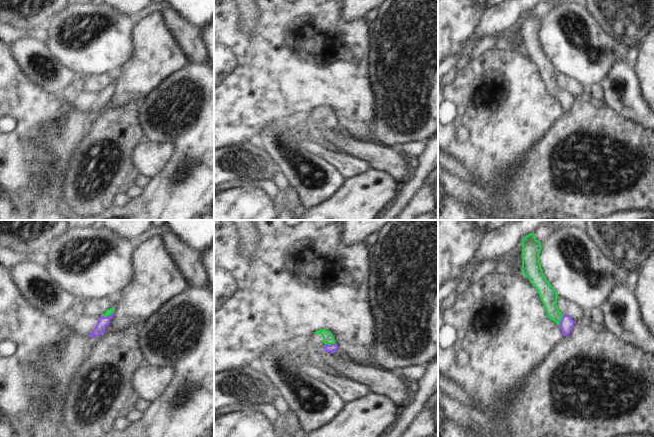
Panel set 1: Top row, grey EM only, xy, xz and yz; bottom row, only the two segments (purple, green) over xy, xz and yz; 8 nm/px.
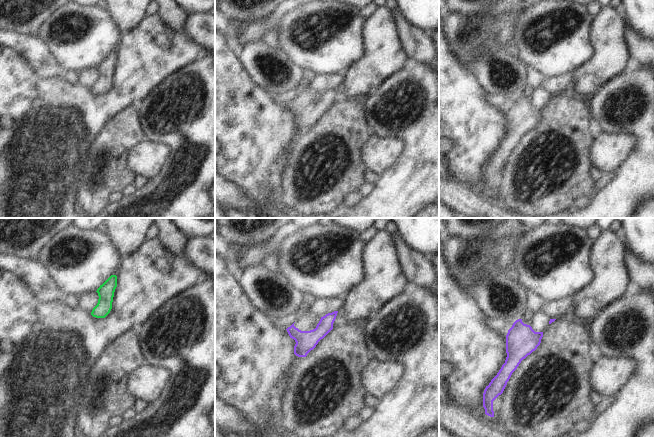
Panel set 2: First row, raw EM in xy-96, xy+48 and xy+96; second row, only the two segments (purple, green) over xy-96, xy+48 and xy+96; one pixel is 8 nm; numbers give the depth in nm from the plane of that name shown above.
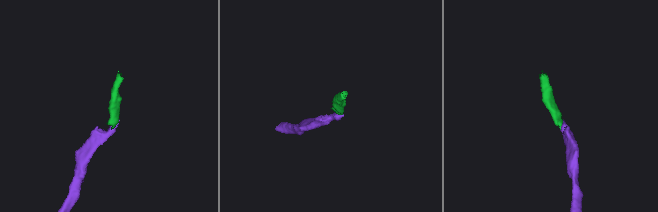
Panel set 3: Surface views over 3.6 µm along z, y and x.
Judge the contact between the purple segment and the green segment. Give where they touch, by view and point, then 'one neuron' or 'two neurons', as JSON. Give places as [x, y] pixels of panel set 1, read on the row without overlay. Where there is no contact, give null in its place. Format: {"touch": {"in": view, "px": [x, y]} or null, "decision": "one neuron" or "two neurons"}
{"touch": {"in": "xy", "px": [107, 92]}, "decision": "one neuron"}

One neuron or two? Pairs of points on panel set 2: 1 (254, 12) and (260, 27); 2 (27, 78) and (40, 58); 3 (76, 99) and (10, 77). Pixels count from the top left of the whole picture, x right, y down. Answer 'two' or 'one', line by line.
1: two
2: two
3: one

